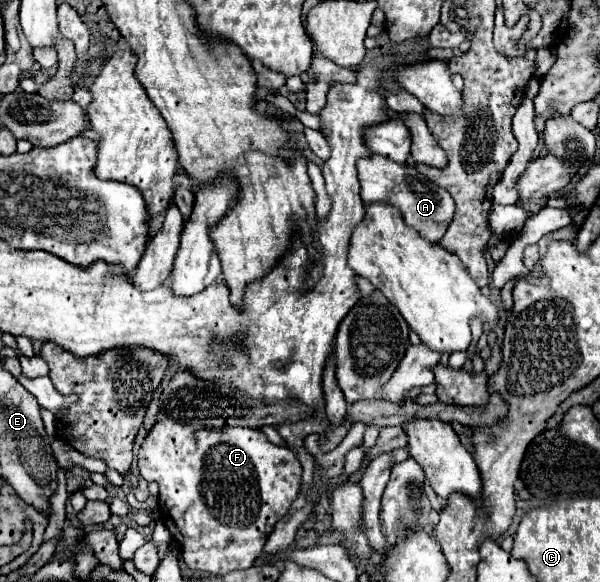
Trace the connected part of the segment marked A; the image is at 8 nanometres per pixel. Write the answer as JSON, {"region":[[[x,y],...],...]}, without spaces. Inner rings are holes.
{"region":[[[372,154],[358,162],[358,178],[362,186],[360,196],[366,206],[372,202],[386,202],[400,208],[406,224],[416,228],[420,236],[430,242],[438,242],[446,234],[454,216],[454,200],[442,186],[436,186],[426,176],[418,174],[412,164],[398,164],[380,154]]]}

